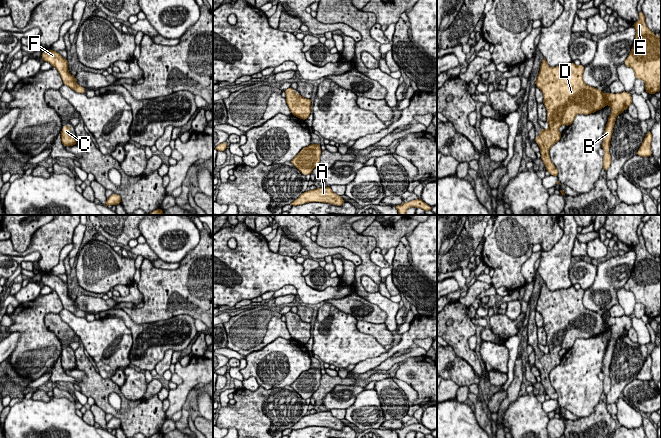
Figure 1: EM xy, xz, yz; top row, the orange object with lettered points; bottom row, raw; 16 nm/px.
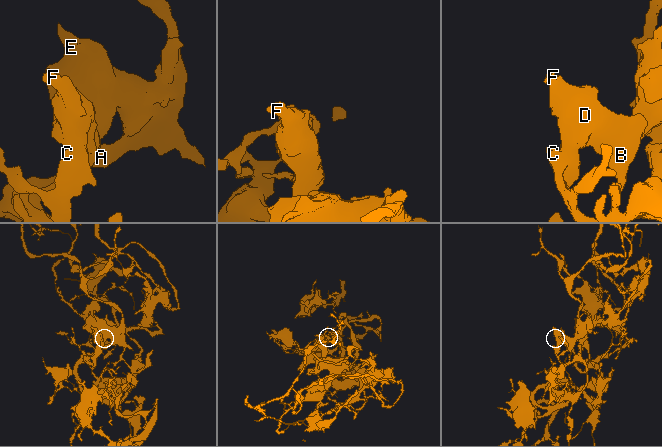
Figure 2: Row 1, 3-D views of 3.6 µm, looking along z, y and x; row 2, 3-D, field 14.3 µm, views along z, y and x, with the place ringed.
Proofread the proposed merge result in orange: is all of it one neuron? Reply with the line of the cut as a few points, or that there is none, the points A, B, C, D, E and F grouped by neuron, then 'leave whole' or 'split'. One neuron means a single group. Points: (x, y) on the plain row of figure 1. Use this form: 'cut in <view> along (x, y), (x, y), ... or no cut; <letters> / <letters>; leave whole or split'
no cut; A B C D E F; leave whole

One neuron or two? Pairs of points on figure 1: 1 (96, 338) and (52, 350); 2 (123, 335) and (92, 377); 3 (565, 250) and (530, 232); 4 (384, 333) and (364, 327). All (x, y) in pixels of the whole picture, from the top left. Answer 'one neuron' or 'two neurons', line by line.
1: two neurons
2: two neurons
3: two neurons
4: one neuron

